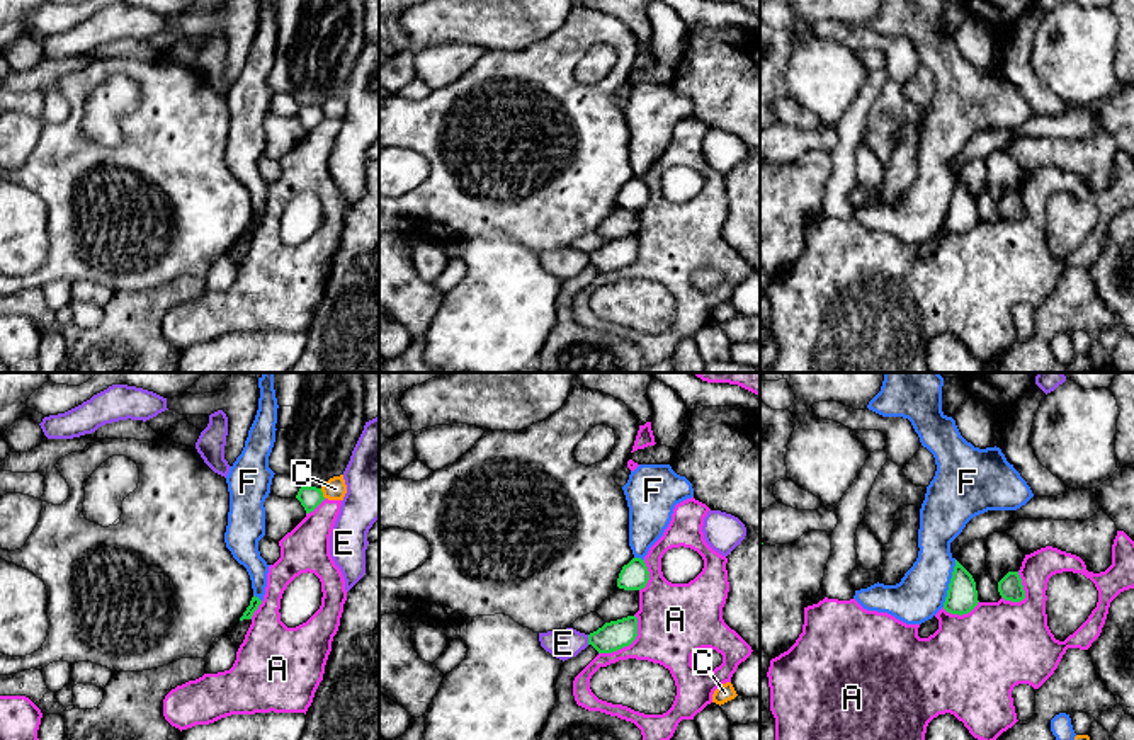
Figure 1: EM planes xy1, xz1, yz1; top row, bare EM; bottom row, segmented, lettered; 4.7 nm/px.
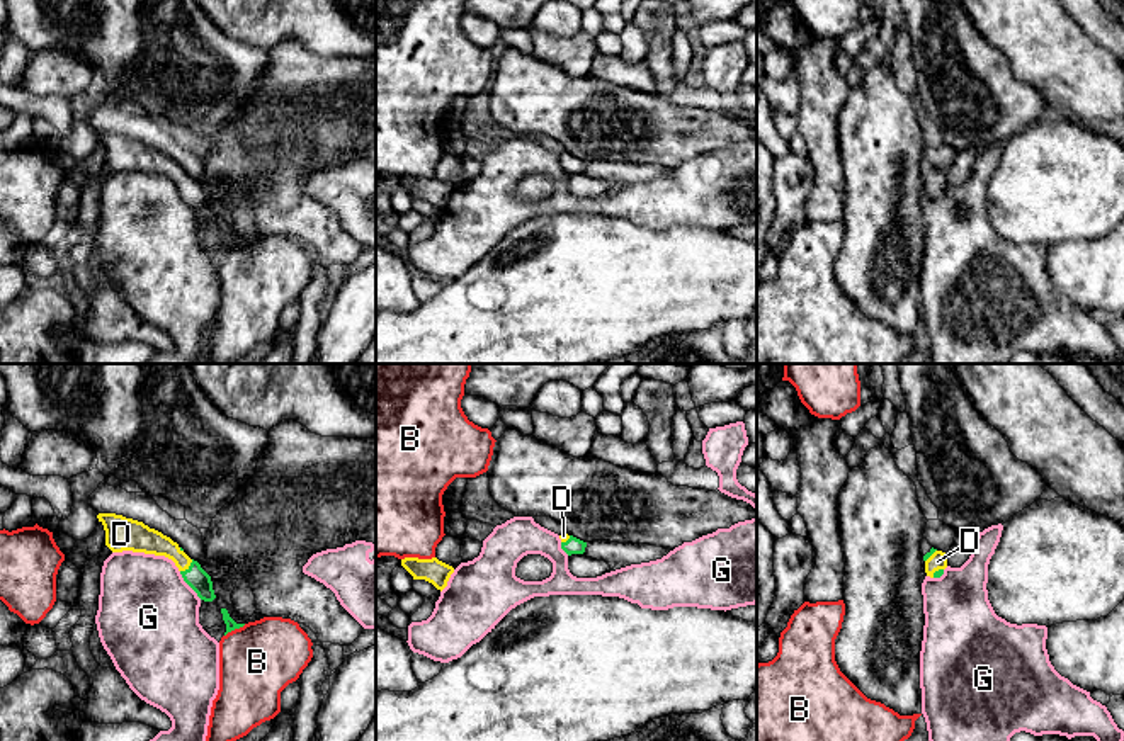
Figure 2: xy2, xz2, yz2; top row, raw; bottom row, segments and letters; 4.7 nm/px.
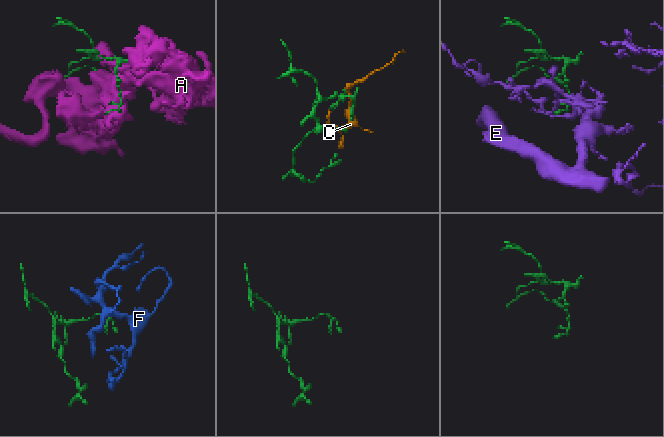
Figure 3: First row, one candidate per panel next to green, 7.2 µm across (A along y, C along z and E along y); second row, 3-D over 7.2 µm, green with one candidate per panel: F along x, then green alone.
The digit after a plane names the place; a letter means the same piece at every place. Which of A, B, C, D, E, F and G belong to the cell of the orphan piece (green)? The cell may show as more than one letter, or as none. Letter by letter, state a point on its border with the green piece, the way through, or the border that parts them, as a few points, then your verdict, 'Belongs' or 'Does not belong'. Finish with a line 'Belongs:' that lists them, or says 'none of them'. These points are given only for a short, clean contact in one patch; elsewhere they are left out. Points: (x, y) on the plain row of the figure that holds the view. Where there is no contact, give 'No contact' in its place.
A: Touches green at xz1 (628, 264). Does not belong
B: Touches green at xy2 (235, 247). Boundary: xy2 (245, 243), (225, 255). Does not belong
C: Touches green at xy1 (322, 113). Boundary: xy1 (320, 108), (325, 116). Does not belong
D: Touches green at xy2 (189, 186). Path across: xy2 (194, 196), (189, 186), (165, 165), (145, 158). Belongs
E: Touches green at xz1 (589, 259). Boundary: xz1 (587, 254), (589, 262). Does not belong
F: Touches green at yz1 (949, 203). Boundary: yz1 (956, 179), (942, 225). Does not belong
G: Touches green at xy2 (187, 203). Does not belong
Belongs: D

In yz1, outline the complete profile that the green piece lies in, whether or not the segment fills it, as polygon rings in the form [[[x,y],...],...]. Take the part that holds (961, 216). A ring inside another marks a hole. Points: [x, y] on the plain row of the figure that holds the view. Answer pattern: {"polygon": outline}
{"polygon": [[[955,179],[944,228],[950,233],[967,233],[978,225],[978,209],[972,194]]]}

